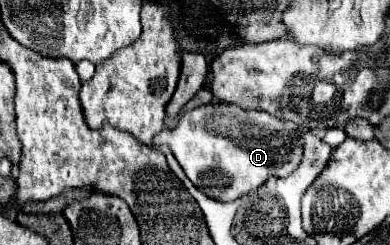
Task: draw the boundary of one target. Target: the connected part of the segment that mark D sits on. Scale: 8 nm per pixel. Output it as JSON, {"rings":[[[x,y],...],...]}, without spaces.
{"rings":[[[205,104],[199,106],[187,114],[183,114],[179,126],[175,130],[163,130],[159,132],[153,142],[157,146],[167,144],[177,158],[179,166],[187,174],[187,178],[199,188],[203,194],[207,194],[213,200],[219,202],[233,202],[259,186],[263,186],[271,176],[289,176],[303,158],[303,128],[279,120],[271,116],[269,112],[261,110],[243,110],[235,104]]]}

